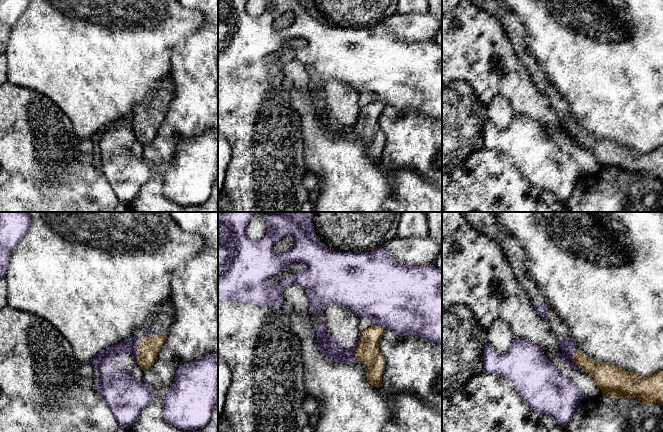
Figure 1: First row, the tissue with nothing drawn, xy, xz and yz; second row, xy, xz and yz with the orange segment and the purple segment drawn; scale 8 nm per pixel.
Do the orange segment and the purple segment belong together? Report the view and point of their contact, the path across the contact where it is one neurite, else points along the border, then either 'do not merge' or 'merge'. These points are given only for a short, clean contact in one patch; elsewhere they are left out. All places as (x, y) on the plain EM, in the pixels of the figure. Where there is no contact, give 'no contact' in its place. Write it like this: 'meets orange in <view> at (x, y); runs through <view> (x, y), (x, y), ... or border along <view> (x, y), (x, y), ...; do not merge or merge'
meets orange in xy at (139, 121); do not merge

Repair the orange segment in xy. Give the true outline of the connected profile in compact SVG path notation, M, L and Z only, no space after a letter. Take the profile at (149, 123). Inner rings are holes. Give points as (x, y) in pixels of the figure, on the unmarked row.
M169 74L161 81L150 99L136 106L134 112L143 114L139 118L139 132L136 138L144 147L149 145L157 135L167 113L162 109L169 106L174 96L174 79L172 74Z

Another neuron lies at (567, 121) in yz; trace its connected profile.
M570 111L569 113L557 116L562 127L560 134L563 135L564 138L570 141L572 144L582 147L582 145L572 137L576 132L576 127L578 125L573 113Z

